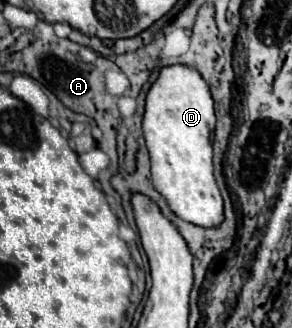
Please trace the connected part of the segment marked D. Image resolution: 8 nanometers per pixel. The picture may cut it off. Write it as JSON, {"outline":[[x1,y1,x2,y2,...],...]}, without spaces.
{"outline":[[184,65,164,67,146,95,146,113,142,121,152,163,152,185,166,199,176,217,204,229,224,221,224,201,212,169,210,137,214,125,214,101,200,73]]}

